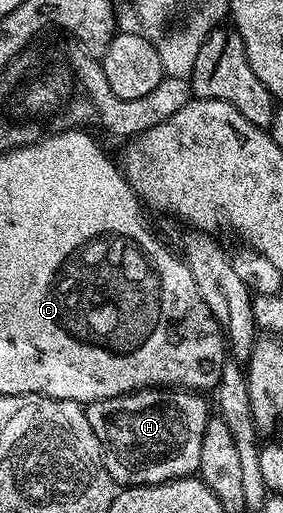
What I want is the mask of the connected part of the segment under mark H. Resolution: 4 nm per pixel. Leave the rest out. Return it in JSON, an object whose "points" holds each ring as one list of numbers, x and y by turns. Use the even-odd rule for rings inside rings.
{"points":[[150,387,84,406,87,423,101,444,105,466,113,469,110,479,114,486,158,485,197,473,203,431,211,416,208,403,201,397,200,392,180,387]]}

